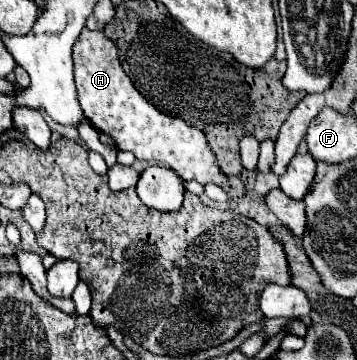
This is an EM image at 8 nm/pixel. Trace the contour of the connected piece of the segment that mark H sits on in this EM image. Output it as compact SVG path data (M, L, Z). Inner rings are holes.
M84 29L80 33L74 43L74 71L86 119L98 131L110 135L120 151L132 151L140 161L154 161L172 167L186 181L194 179L202 185L214 183L224 191L232 191L226 173L220 169L214 151L206 141L206 135L186 121L160 113L154 105L150 105L124 73L116 45L104 37L102 31Z

